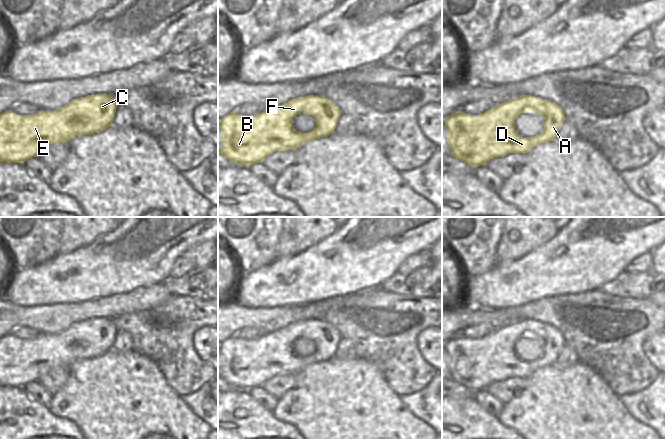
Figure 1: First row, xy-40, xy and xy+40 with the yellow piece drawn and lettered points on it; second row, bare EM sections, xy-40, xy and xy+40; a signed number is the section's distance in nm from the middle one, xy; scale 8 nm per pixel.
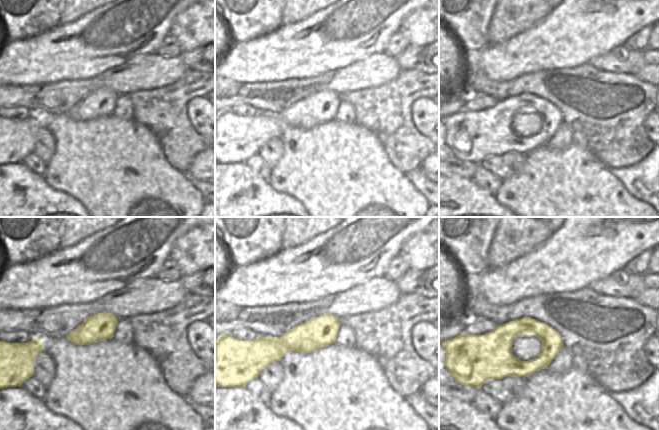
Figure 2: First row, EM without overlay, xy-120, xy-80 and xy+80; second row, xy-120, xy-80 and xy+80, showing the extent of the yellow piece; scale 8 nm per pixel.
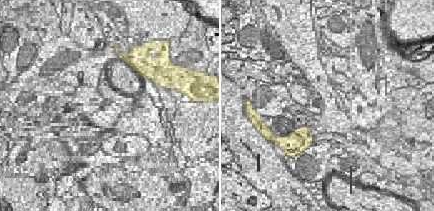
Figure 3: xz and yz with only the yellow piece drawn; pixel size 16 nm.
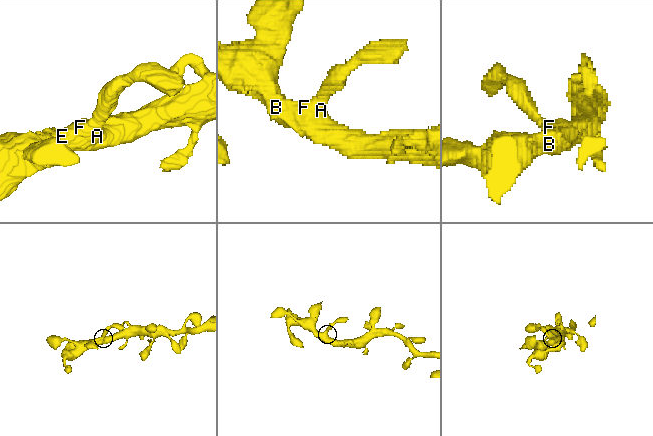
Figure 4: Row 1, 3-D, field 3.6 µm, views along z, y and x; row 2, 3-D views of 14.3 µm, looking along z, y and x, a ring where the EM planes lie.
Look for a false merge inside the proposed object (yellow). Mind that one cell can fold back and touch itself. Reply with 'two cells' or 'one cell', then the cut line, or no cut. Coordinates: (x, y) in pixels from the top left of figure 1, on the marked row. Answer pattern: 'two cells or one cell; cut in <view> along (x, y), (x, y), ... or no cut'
one cell; no cut

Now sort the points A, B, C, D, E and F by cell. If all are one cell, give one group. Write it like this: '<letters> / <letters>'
A B C D E F

